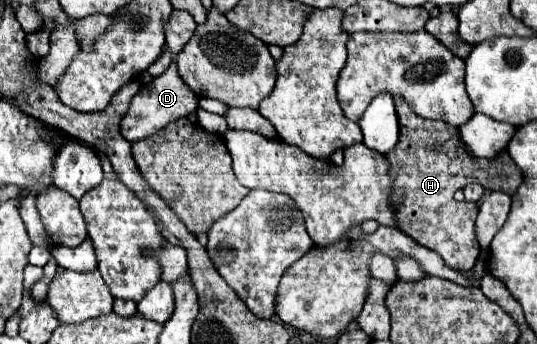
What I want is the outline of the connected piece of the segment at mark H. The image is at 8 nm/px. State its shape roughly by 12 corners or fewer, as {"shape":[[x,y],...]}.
{"shape":[[395,99],[387,159],[397,227],[467,273],[479,257],[479,183],[513,195],[507,151],[475,159],[457,127]]}

